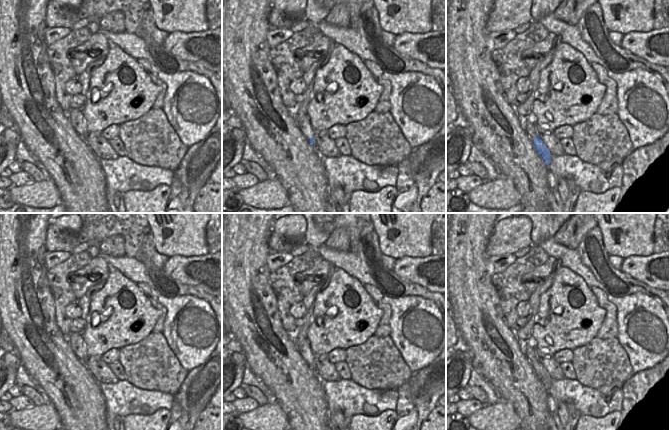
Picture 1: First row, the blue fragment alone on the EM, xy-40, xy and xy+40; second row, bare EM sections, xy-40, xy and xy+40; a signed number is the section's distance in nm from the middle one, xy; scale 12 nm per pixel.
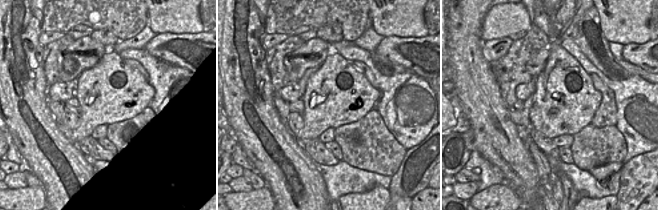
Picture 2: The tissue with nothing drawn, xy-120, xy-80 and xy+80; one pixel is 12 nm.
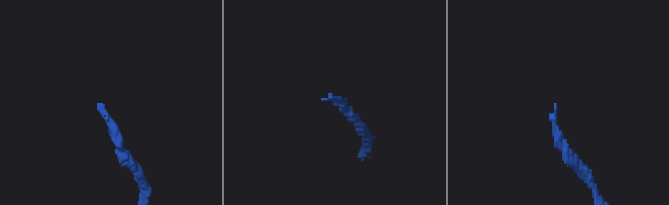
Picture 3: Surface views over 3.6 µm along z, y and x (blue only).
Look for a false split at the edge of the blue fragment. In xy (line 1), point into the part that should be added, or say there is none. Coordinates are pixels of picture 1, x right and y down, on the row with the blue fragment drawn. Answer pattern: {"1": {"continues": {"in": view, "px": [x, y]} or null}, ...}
{"1": {"continues": {"in": "xy", "px": [303, 122]}}}

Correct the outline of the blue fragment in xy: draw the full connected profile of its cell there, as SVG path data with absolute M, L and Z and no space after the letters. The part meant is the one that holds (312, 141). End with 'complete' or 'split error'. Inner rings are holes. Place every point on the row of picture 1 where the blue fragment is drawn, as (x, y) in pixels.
M292 113L299 130L302 132L304 137L309 141L309 143L315 147L314 139L314 129L310 124L310 119L308 115L305 114L294 114Z; split error

